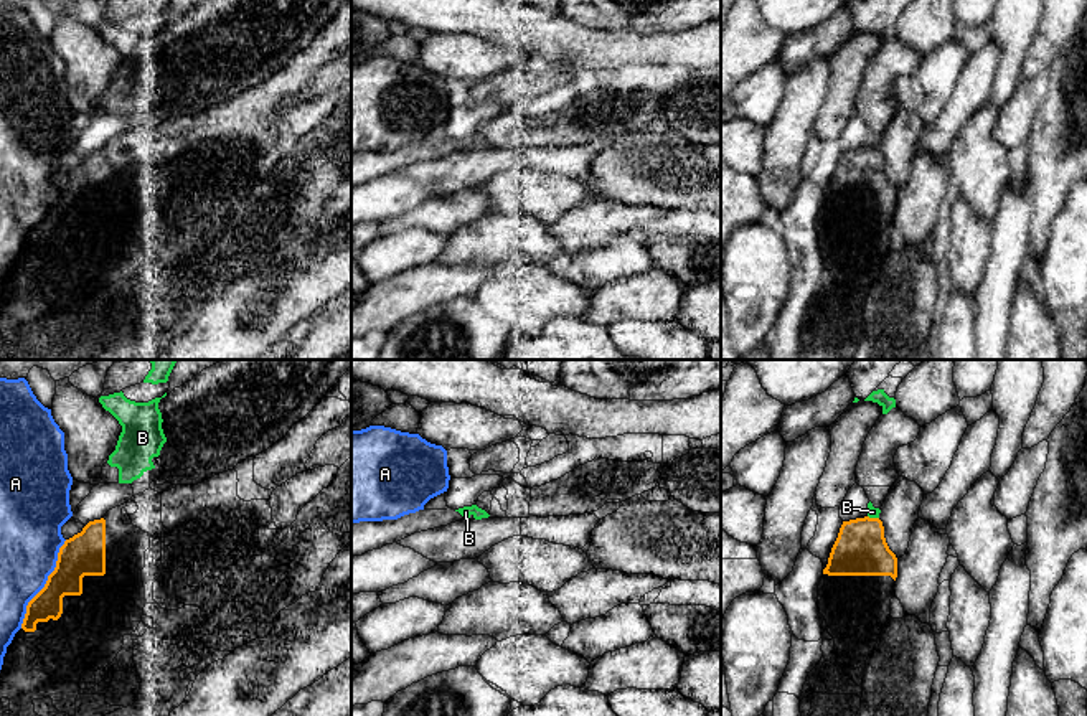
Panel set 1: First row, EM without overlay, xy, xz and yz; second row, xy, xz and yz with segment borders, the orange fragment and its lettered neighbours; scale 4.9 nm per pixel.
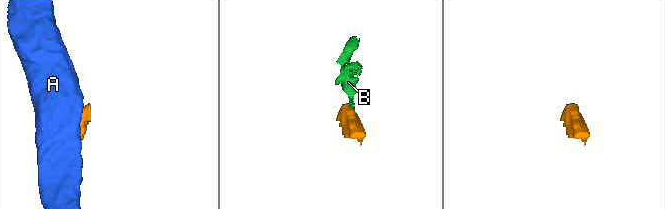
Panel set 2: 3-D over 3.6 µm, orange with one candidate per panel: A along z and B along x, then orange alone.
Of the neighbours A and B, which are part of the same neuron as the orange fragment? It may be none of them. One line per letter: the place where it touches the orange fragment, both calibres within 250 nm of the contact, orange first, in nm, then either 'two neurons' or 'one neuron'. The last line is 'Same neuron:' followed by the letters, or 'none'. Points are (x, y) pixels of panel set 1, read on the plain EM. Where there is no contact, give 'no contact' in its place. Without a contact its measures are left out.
A: xy (45, 215) | 200/300 nm | two neurons
B: yz (873, 149) | 260/50 nm | two neurons
Same neuron: none

